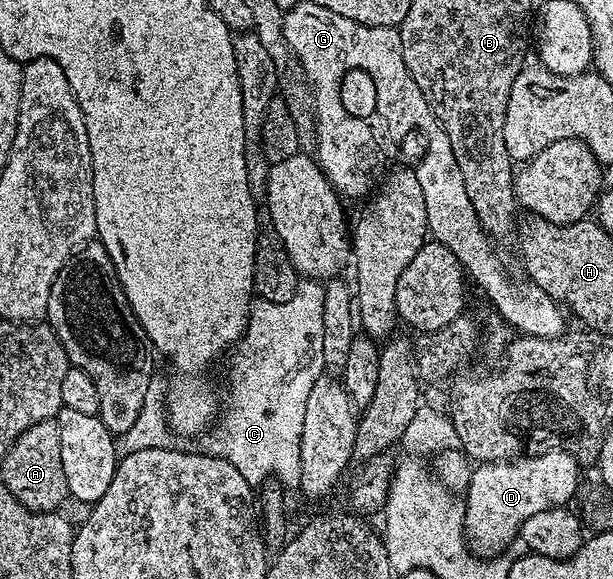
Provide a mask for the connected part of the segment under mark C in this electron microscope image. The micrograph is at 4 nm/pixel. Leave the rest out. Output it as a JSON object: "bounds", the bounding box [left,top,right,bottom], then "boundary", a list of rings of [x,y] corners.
{"bounds":[197,280,324,487],"boundary":[[[302,280],[292,300],[255,301],[242,339],[229,351],[226,398],[224,394],[214,425],[197,439],[197,449],[228,460],[252,487],[261,487],[267,479],[277,480],[283,487],[298,486],[304,407],[312,384],[324,374],[324,296],[317,281]]]}

